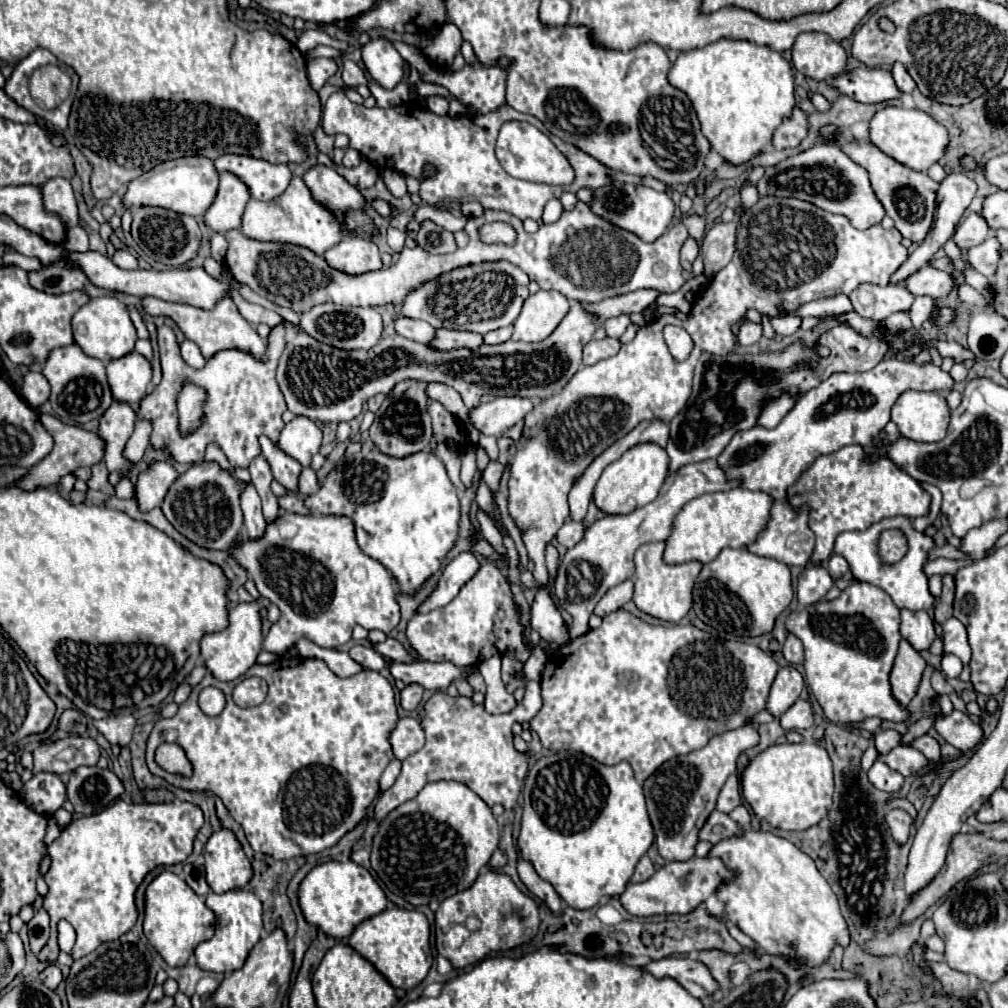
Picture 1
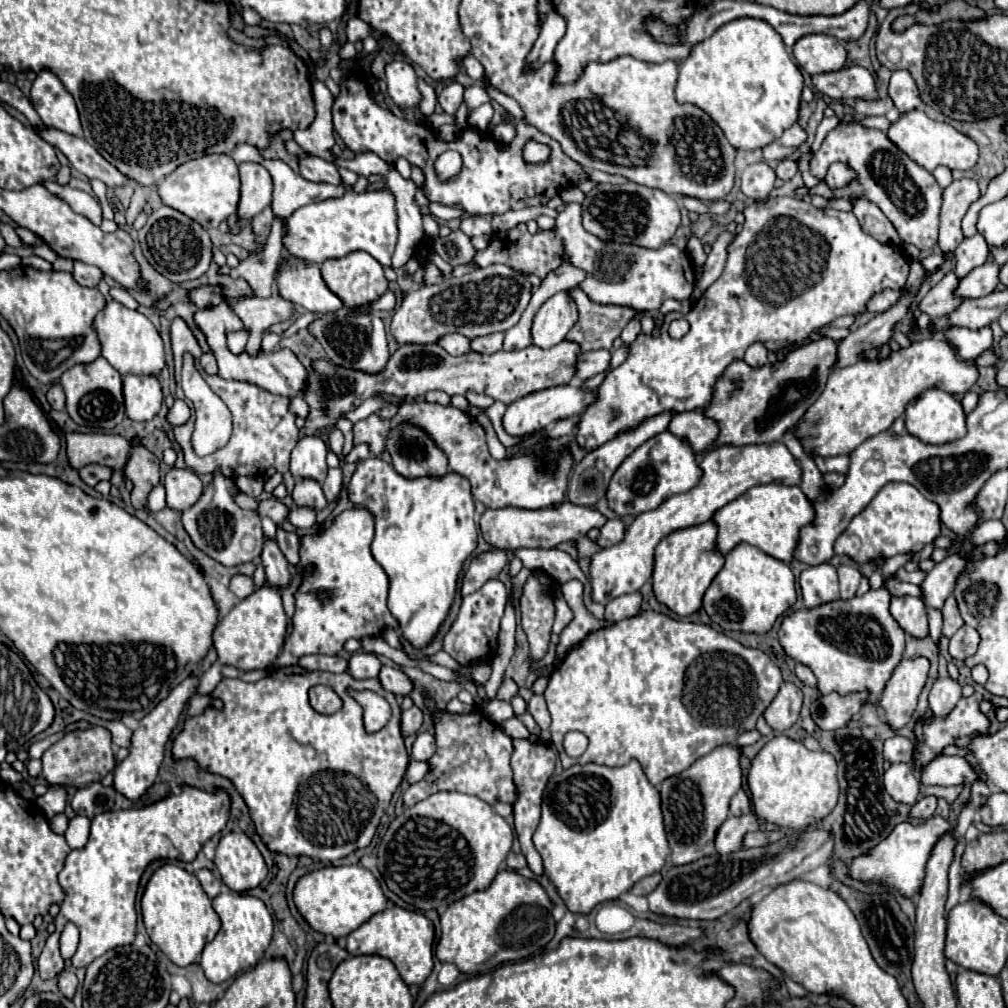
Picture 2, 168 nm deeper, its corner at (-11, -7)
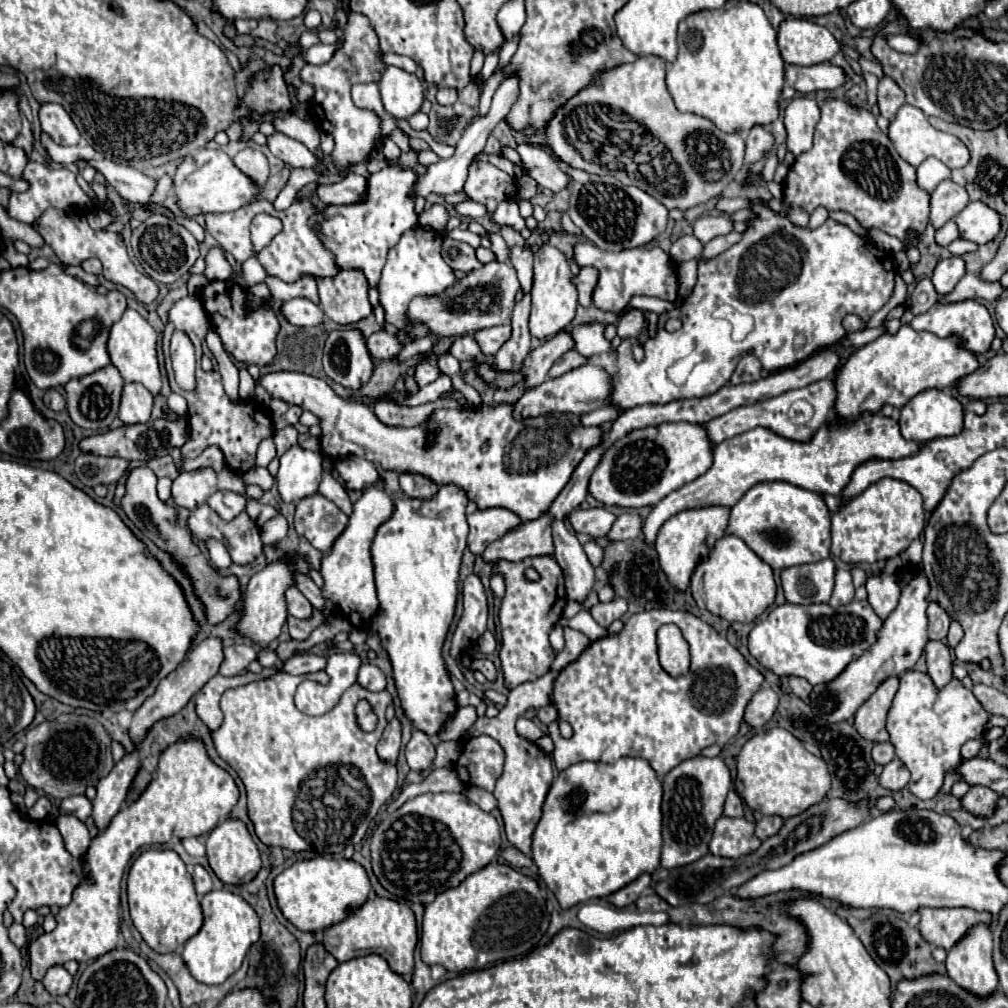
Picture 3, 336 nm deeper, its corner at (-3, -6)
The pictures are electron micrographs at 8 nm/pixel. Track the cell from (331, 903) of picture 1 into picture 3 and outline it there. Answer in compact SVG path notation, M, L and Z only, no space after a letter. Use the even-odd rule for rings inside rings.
M317 856L297 860L285 868L273 880L273 890L279 910L293 926L299 930L317 932L325 930L325 926L333 926L333 922L341 922L341 918L345 918L345 906L357 906L357 902L365 902L371 882L363 866L353 860Z

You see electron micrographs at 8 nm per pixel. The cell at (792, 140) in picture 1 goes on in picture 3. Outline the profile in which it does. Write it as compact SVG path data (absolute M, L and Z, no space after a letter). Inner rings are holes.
M753 126L747 134L747 148L745 148L745 162L757 162L769 152L773 152L775 140L769 132L765 132L761 126Z

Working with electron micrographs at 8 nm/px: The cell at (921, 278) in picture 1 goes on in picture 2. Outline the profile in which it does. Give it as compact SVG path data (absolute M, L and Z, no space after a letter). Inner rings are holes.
M985 263L981 267L975 267L967 277L959 279L955 297L973 299L973 297L985 297L985 295L993 293L999 283L997 271L999 271L997 263Z

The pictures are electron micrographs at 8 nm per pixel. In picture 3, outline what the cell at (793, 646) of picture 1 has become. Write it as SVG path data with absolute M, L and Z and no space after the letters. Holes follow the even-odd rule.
M789 678L789 686L793 690L795 696L799 696L801 700L809 700L809 694L811 694L811 684L805 680L805 678Z

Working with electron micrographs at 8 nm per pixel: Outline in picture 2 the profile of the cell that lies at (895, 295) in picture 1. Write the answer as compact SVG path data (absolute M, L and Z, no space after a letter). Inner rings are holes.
M949 273L933 289L929 289L929 293L917 303L919 311L927 313L931 319L947 315L949 311L953 311L953 307L957 307L957 303L961 303L961 299L953 295L955 287L957 287L957 275Z

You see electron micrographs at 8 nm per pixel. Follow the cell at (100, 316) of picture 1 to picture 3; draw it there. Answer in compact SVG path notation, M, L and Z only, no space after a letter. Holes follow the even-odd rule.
M127 308L127 312L121 316L119 322L113 324L111 336L109 336L109 354L113 366L121 372L125 382L141 382L153 396L161 392L161 372L157 364L157 352L155 352L157 332L153 326L133 308Z

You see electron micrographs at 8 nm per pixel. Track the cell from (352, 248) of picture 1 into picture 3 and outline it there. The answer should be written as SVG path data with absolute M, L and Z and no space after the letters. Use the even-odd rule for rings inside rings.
M341 270L337 278L317 278L321 308L327 318L345 326L373 314L367 298L369 284L361 270Z

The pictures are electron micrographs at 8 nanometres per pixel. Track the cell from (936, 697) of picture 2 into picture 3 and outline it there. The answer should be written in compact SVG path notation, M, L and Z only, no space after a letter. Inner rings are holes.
M929 640L925 646L925 658L927 658L929 676L933 678L935 686L945 686L949 678L953 678L953 660L949 646L945 642Z

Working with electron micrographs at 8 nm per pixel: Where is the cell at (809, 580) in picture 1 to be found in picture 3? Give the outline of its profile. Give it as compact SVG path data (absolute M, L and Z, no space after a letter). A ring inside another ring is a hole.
M831 558L799 564L781 572L781 586L791 604L819 604L827 602L833 592L835 562Z

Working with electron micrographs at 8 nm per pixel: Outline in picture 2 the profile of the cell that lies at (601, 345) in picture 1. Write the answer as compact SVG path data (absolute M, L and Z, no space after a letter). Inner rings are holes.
M597 349L597 351L587 351L581 355L577 361L577 383L583 379L589 379L597 373L603 373L611 363L611 351L607 349Z

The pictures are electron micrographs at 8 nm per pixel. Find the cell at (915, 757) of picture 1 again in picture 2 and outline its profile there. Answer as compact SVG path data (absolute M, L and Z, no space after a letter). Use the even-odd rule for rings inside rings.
M939 755L927 765L919 767L919 781L923 785L963 785L977 779L975 771L963 757Z

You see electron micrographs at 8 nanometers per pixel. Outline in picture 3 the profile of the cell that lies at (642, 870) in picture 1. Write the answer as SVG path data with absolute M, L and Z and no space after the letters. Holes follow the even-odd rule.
M641 874L637 880L633 880L631 884L623 886L615 894L611 894L607 900L613 902L615 908L625 908L625 906L631 906L649 886L651 886L651 876L649 874Z

